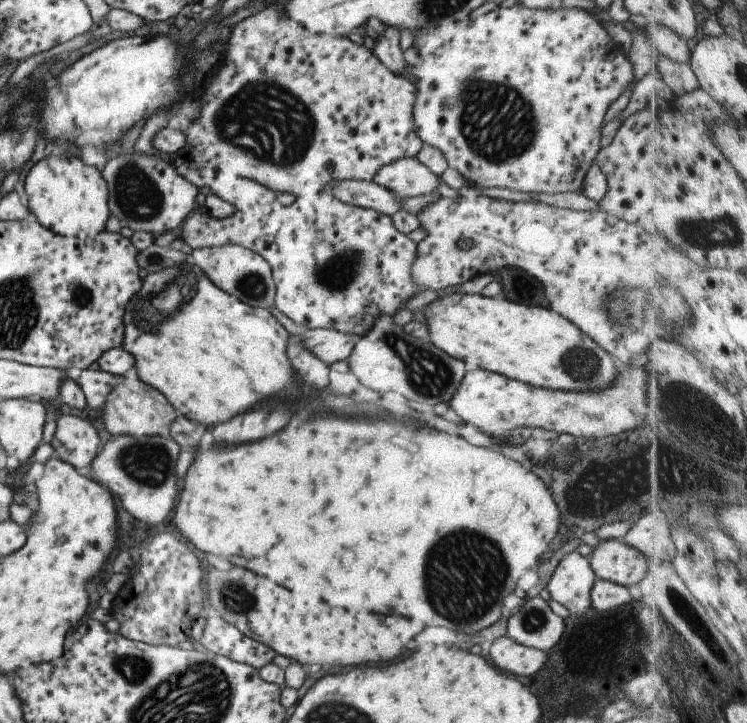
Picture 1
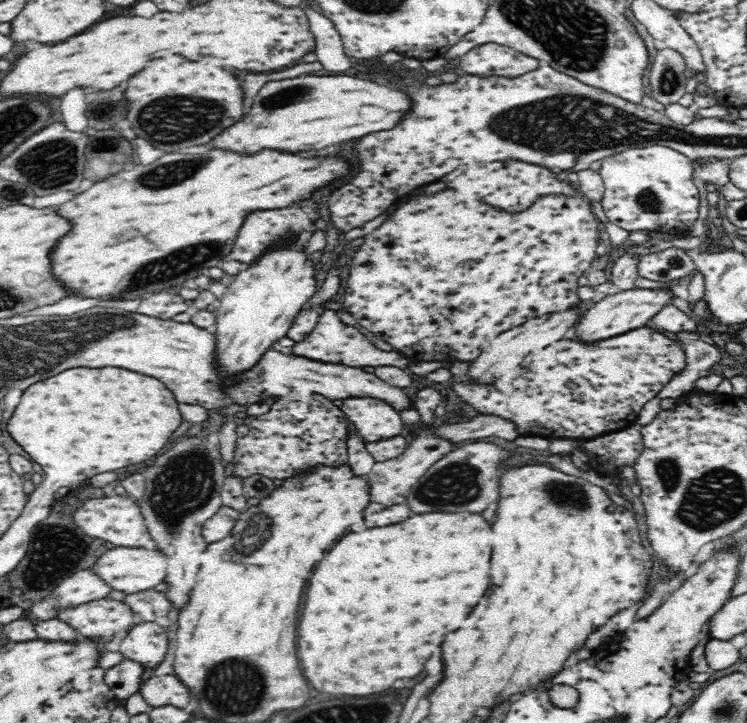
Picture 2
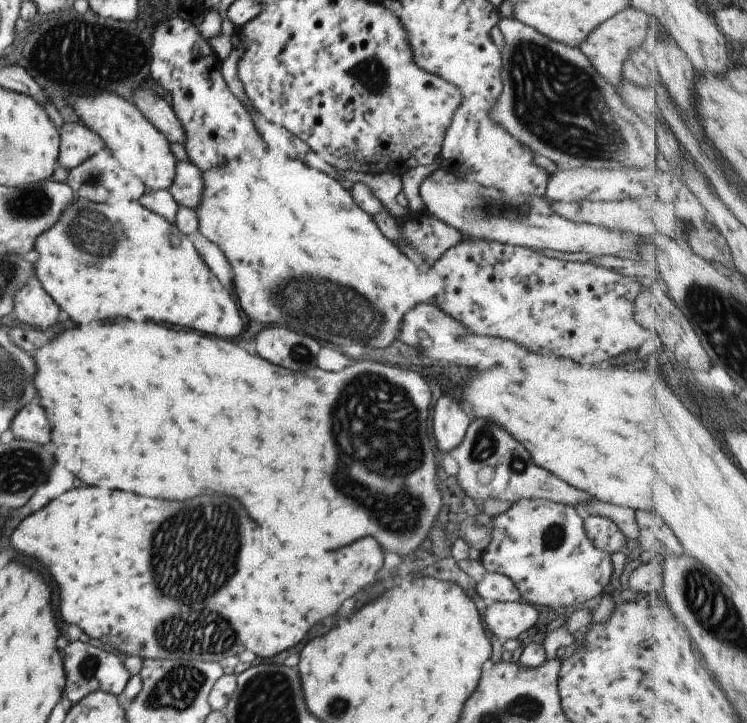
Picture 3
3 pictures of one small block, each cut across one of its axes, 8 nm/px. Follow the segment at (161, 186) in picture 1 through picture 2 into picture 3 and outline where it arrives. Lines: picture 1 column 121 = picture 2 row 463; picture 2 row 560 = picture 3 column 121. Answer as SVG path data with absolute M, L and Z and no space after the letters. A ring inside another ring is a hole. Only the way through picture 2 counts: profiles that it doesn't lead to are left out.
M106 148L100 150L97 154L89 155L79 166L70 169L64 184L67 184L71 188L75 197L93 203L103 203L106 200L111 202L115 198L117 200L131 200L131 202L135 202L147 192L143 182L131 174L131 172L121 168L117 160L113 158L113 154L108 152Z

